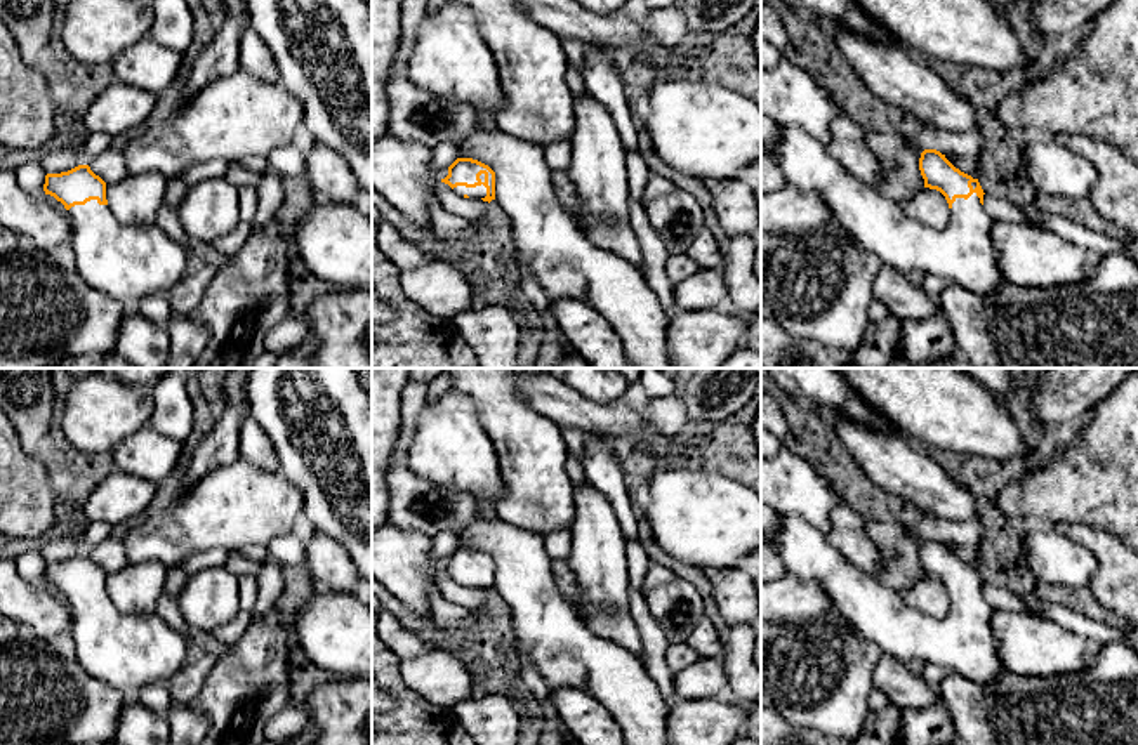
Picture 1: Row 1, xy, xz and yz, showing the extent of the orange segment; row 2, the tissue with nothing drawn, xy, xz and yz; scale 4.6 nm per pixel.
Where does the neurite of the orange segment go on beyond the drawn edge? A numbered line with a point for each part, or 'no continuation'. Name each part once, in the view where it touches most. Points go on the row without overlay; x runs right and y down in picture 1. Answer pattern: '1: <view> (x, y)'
1: xz (480, 580)

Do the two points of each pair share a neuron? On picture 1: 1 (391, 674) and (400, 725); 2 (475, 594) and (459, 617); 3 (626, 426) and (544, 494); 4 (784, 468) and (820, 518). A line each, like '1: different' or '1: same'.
1: same
2: different
3: different
4: same

